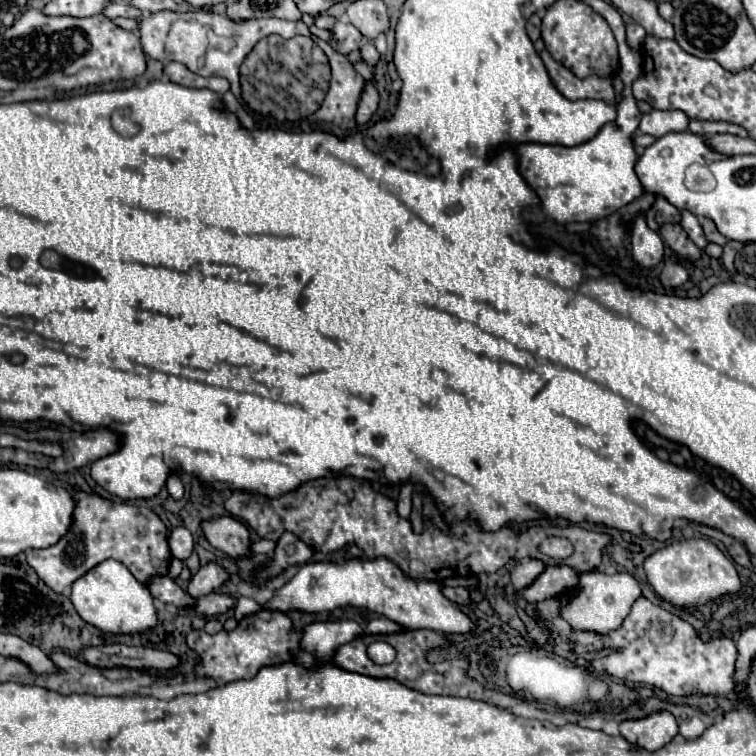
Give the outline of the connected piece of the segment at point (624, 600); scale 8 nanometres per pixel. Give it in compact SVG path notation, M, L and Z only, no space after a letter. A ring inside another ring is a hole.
M587 572L579 578L579 586L571 592L571 596L563 602L561 610L559 610L559 618L569 622L573 630L581 630L581 632L595 632L601 636L607 636L609 632L617 630L623 620L629 616L633 602L641 596L641 588L637 584L637 580L627 574L627 572L619 572L619 574L603 574L603 572Z

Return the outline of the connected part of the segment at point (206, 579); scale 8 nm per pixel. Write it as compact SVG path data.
M209 562L209 564L201 566L199 572L191 578L187 592L191 596L199 598L199 596L211 594L213 590L221 588L227 580L229 580L229 574L225 572L225 568L221 564L217 564L217 562Z

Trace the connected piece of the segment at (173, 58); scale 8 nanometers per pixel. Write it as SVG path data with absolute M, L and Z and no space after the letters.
M207 10L199 12L155 12L147 18L141 18L137 24L137 32L141 38L143 52L161 62L181 62L189 70L203 74L203 76L225 76L231 82L231 92L239 94L239 68L245 60L245 56L255 48L255 44L269 36L279 34L281 38L293 38L295 34L311 36L307 26L297 20L281 20L281 18L267 18L267 20L255 20L255 22L241 22L235 24L229 18L217 16Z

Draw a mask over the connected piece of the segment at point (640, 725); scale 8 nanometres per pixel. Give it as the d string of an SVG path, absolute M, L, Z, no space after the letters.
M669 712L651 714L643 720L625 720L619 724L621 736L633 746L645 750L659 750L677 736L677 720Z

